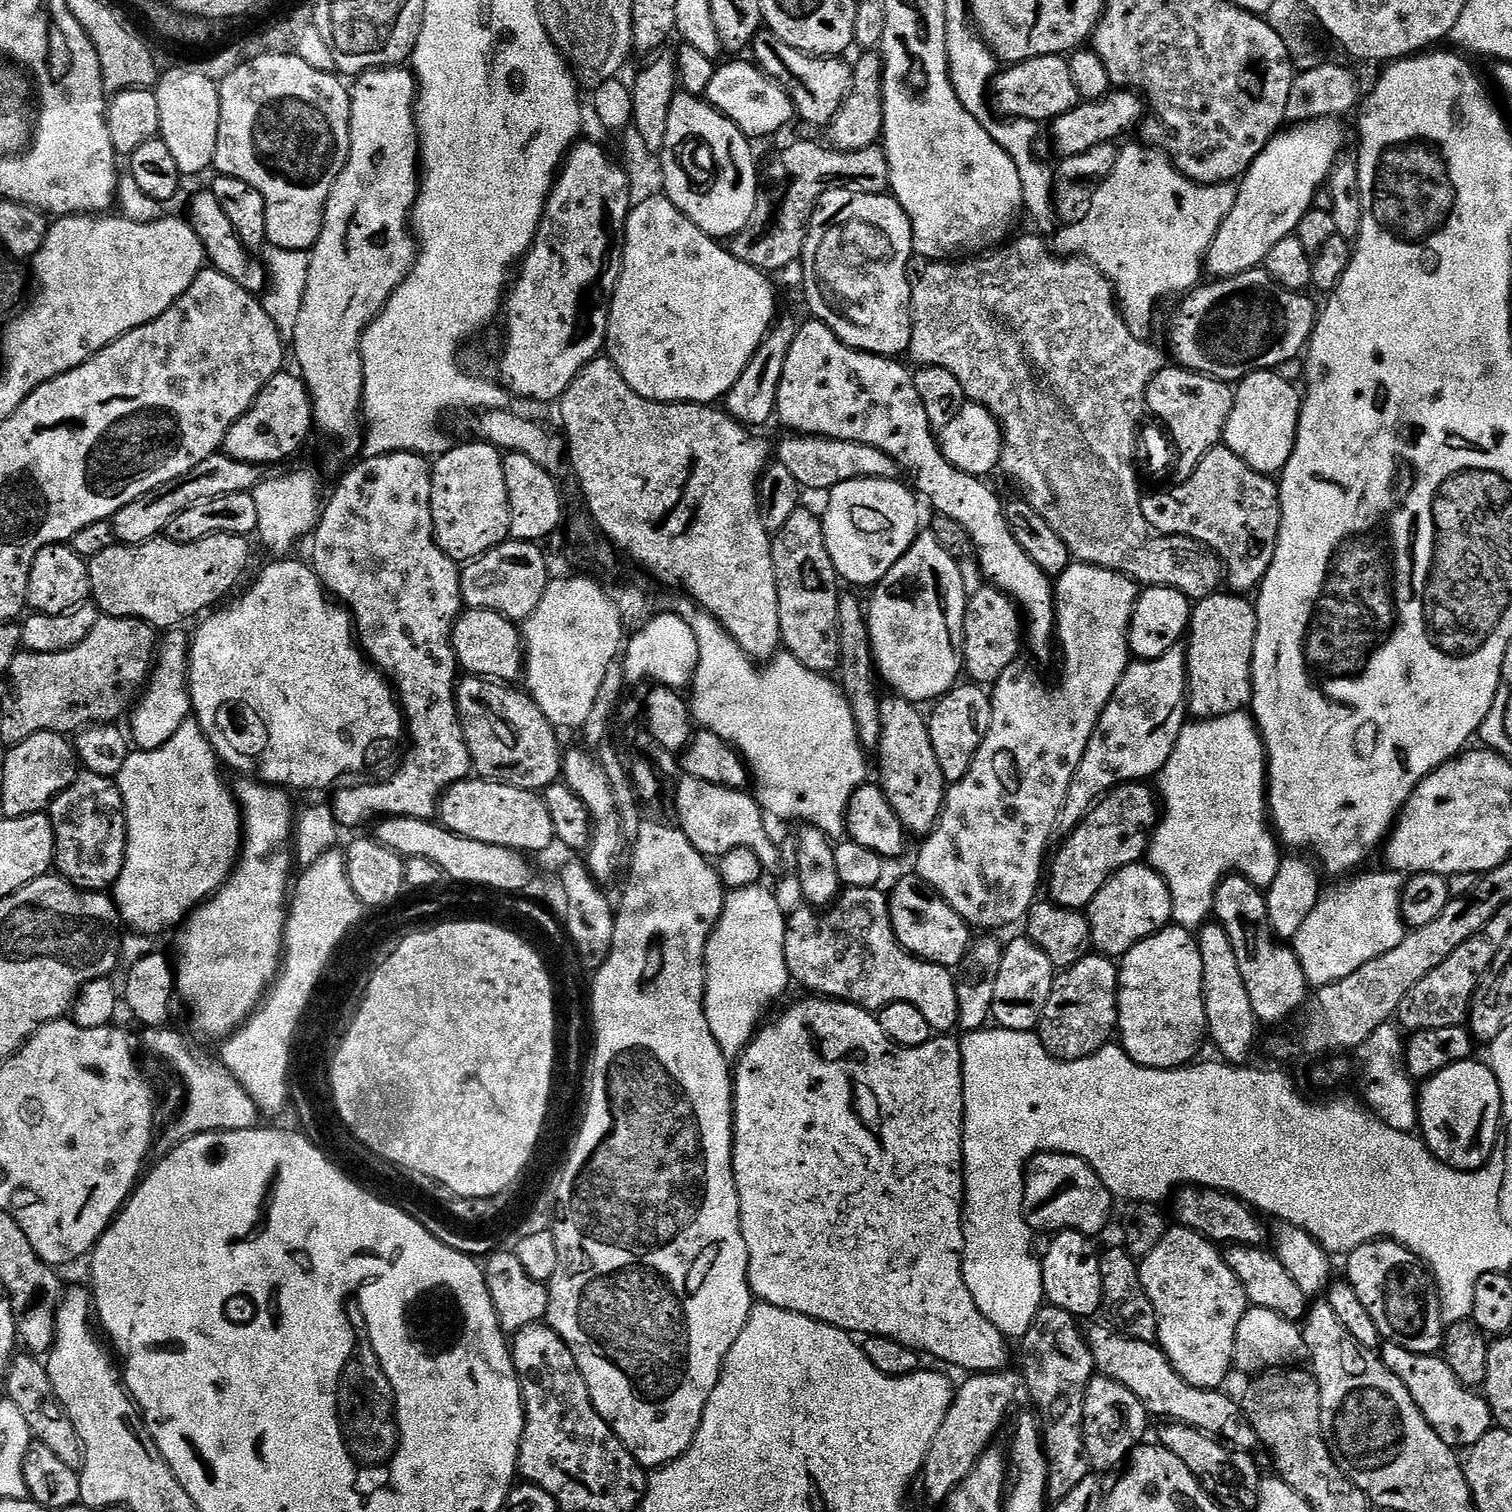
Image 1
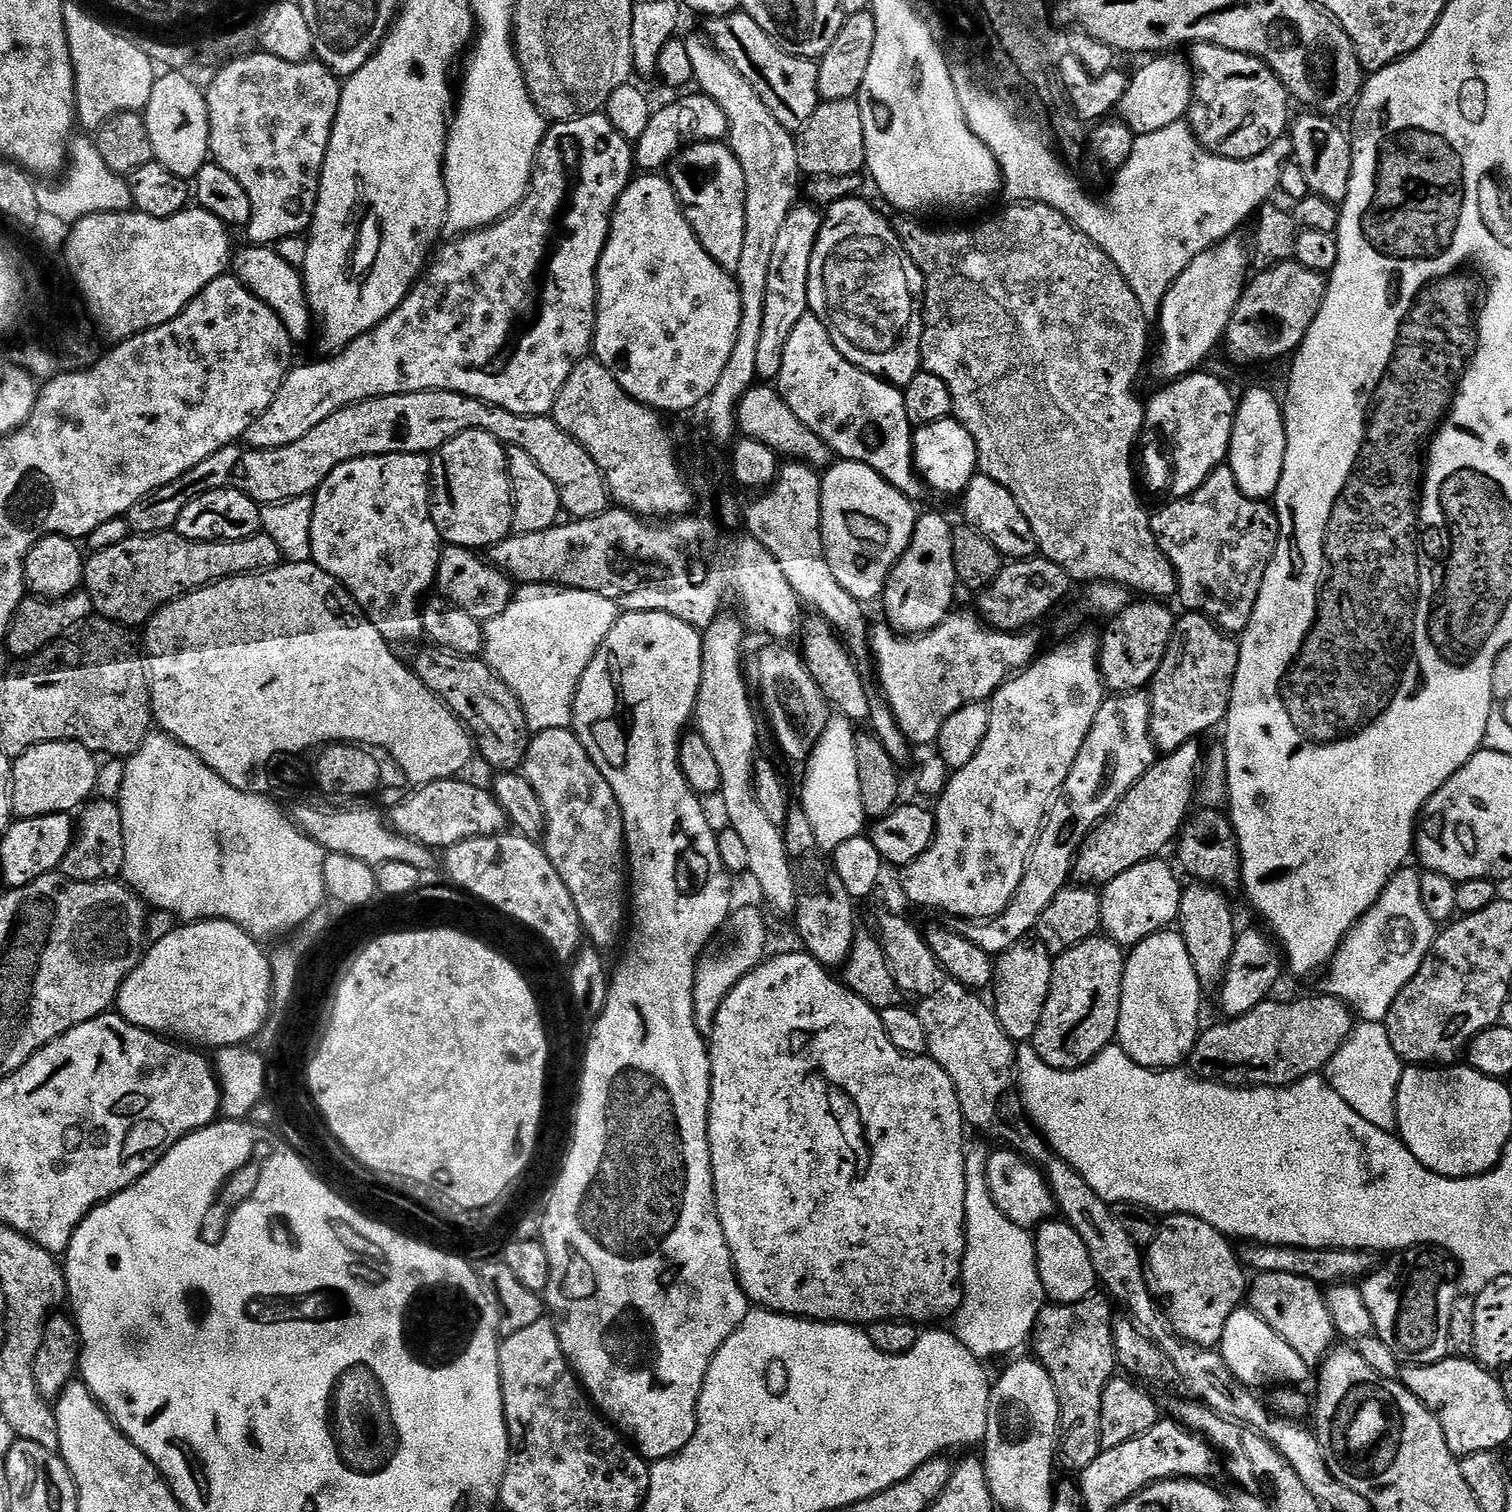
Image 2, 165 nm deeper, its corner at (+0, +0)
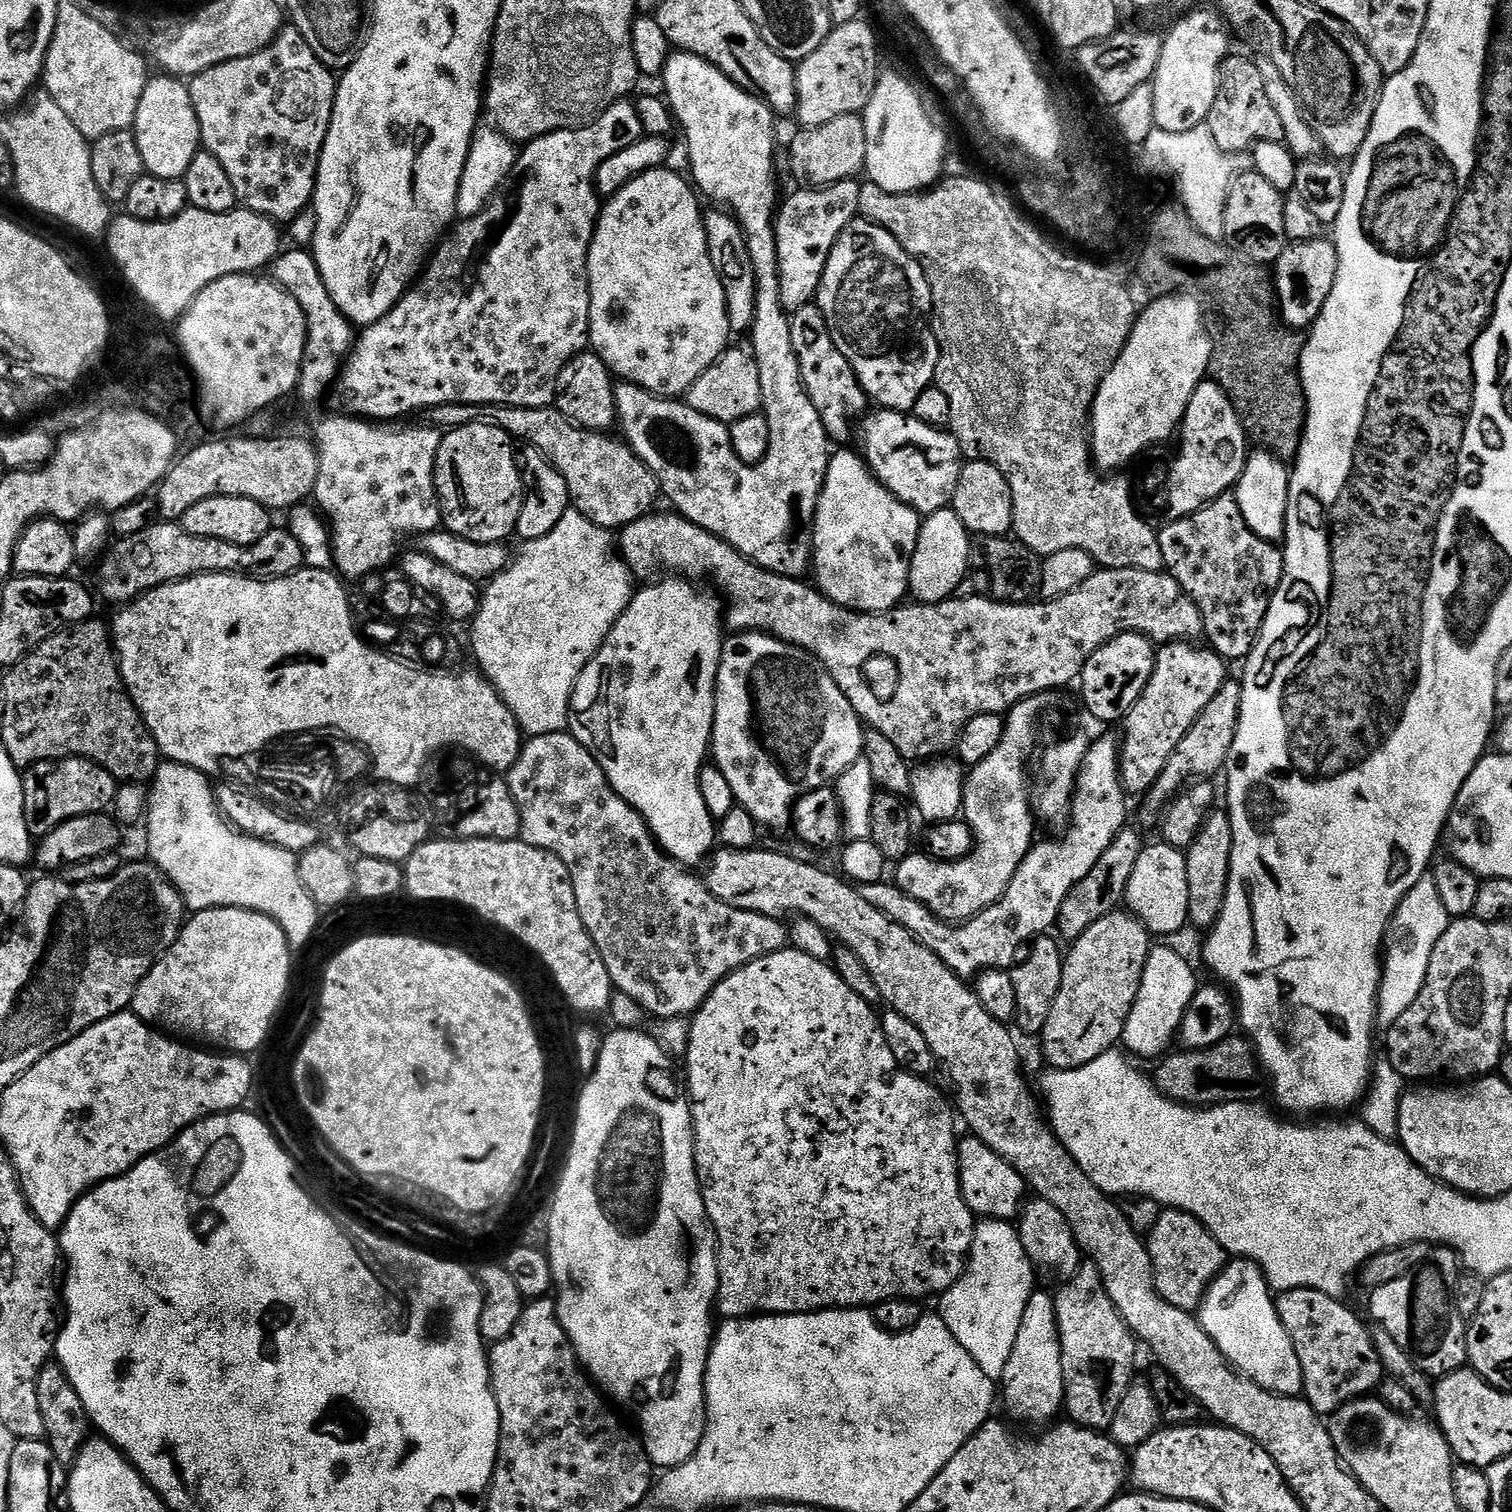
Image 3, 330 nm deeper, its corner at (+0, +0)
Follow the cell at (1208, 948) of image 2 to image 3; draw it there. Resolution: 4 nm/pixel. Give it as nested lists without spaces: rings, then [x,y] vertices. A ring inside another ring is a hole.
[[[1213,810],[1204,819],[1204,824],[1198,830],[1198,834],[1192,840],[1191,846],[1186,849],[1186,882],[1190,882],[1190,906],[1188,907],[1188,918],[1191,927],[1211,929],[1216,923],[1218,914],[1224,905],[1226,898],[1226,886],[1230,878],[1230,858],[1234,850],[1234,830],[1228,817],[1227,811]]]

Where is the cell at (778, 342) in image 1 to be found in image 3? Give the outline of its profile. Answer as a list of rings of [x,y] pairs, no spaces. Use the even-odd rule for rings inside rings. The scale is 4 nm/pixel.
[[[853,178],[827,188],[805,187],[804,192],[796,192],[788,201],[779,205],[775,218],[776,245],[778,246],[778,278],[780,279],[780,297],[782,306],[788,313],[802,310],[802,306],[813,303],[820,289],[822,274],[826,270],[826,262],[830,258],[830,250],[834,250],[834,242],[857,219],[859,210],[859,192],[861,181]]]

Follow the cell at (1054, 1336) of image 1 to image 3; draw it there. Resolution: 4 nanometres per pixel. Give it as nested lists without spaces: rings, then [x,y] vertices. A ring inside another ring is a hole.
[[[1084,1262],[1080,1266],[1081,1268],[1054,1292],[1064,1371],[1064,1402],[1066,1412],[1072,1415],[1069,1416],[1071,1423],[1080,1424],[1083,1428],[1093,1428],[1095,1432],[1104,1432],[1111,1429],[1114,1414],[1118,1414],[1118,1402],[1122,1402],[1126,1390],[1134,1383],[1132,1359],[1136,1356],[1138,1341],[1118,1314],[1114,1302],[1110,1302],[1110,1294],[1106,1294],[1100,1272],[1095,1264]]]

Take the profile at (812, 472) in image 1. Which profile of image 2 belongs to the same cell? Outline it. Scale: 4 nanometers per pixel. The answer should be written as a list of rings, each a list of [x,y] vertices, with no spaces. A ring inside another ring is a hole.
[[[757,383],[749,388],[748,392],[741,398],[736,411],[736,425],[741,437],[770,446],[770,450],[774,450],[781,458],[808,464],[817,470],[827,469],[833,463],[834,453],[832,449],[826,446],[826,442],[822,442],[822,438],[818,438],[818,434],[814,434],[814,430],[810,430],[810,426],[806,426],[806,422],[802,422],[802,418],[798,418],[798,414],[794,414],[794,410],[790,410],[790,406],[786,406],[786,402],[780,399],[779,391],[767,383]]]

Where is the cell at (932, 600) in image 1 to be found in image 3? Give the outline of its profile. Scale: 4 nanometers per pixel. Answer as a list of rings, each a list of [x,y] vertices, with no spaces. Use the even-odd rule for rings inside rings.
[[[951,507],[925,515],[910,562],[909,593],[921,604],[941,604],[943,600],[949,599],[958,584],[969,575],[972,545],[973,541],[962,518],[958,518]]]

